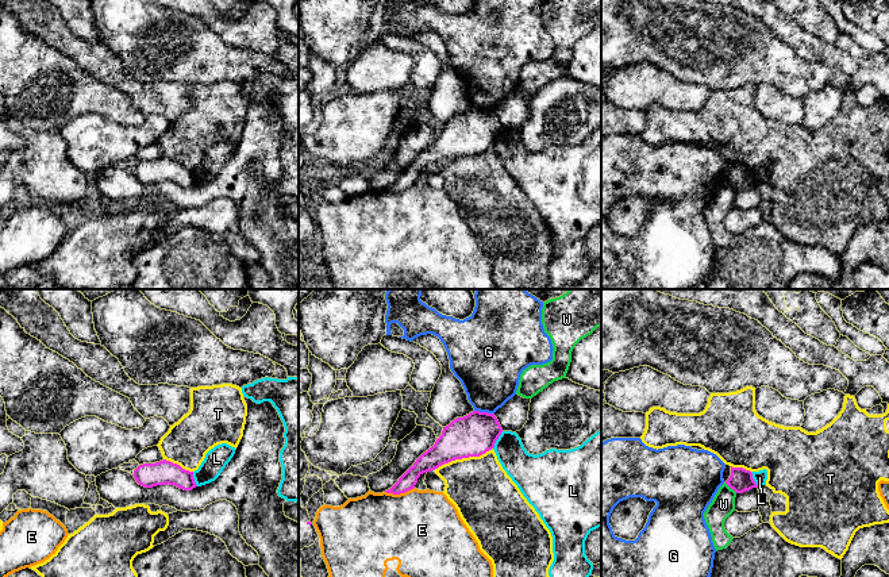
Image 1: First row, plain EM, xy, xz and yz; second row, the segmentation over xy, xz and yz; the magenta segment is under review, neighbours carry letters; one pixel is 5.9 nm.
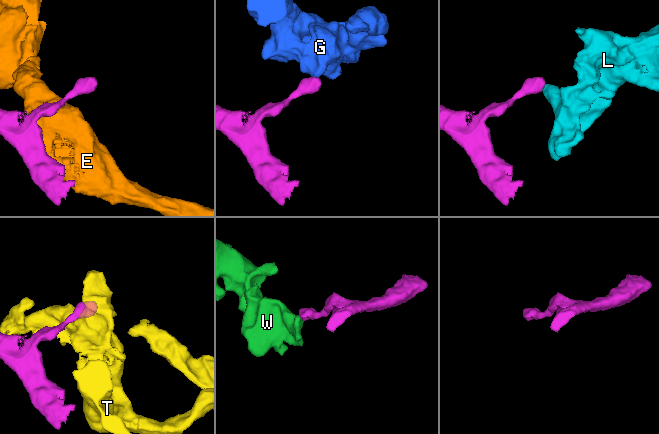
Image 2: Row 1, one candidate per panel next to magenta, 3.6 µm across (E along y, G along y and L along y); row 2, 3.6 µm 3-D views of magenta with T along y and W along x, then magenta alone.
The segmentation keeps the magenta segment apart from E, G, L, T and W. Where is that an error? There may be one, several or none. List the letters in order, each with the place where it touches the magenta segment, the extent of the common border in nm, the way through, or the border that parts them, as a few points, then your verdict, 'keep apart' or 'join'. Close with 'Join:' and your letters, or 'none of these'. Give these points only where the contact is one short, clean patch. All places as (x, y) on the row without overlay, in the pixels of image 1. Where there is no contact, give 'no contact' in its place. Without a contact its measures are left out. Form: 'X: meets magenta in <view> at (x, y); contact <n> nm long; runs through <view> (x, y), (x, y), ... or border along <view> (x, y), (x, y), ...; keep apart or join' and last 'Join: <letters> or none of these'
E: meets magenta in xz at (399, 191); contact 180 nm long; keep apart
G: meets magenta in xz at (484, 110); contact 120 nm long; border along xz (474, 107), (493, 111); keep apart
L: meets magenta in xz at (497, 135); contact 120 nm long; border along xz (503, 129), (492, 145); keep apart
T: meets magenta in xz at (462, 154); contact 380 nm long; keep apart
W: meets magenta in yz at (731, 185); contact 100 nm long; border along yz (724, 180), (737, 189); keep apart
Join: none of these

